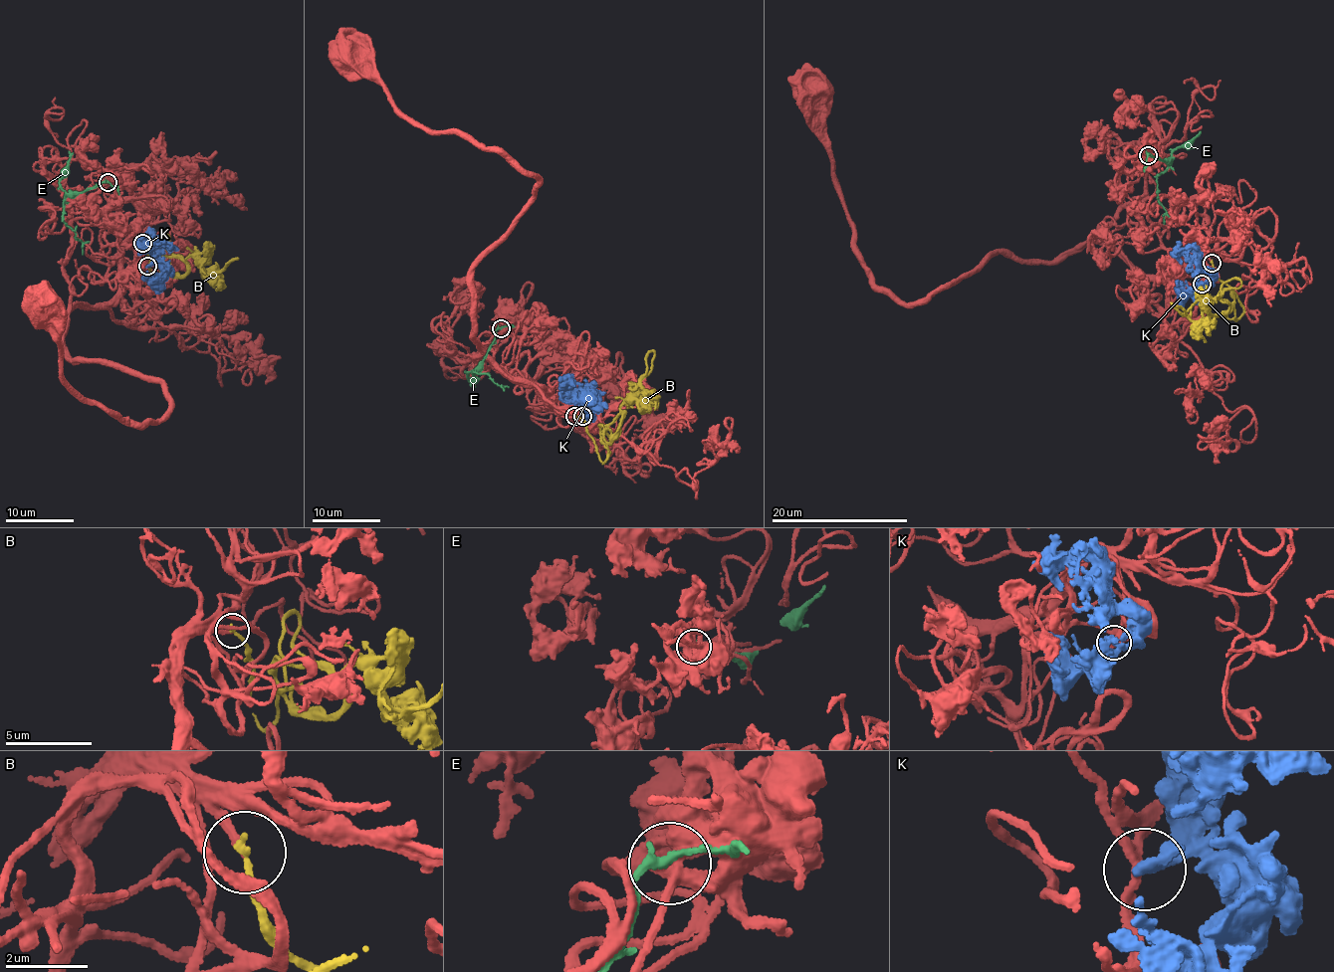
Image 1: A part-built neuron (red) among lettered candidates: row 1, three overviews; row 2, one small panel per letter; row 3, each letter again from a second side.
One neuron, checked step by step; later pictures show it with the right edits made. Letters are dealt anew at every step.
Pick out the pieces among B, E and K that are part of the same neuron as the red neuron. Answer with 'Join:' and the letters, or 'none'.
Join: B

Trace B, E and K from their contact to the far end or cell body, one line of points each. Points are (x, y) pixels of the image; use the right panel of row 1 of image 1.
B: (1212, 263), (1243, 308), (1239, 318), (1232, 309), (1210, 313), (1210, 297), (1200, 319), (1194, 321), (1173, 305)
E: (1148, 156), (1163, 159), (1171, 164), (1156, 181), (1157, 201), (1166, 212), (1164, 224)
K: (1203, 284), (1211, 283), (1211, 273), (1200, 260), (1190, 251), (1170, 254)

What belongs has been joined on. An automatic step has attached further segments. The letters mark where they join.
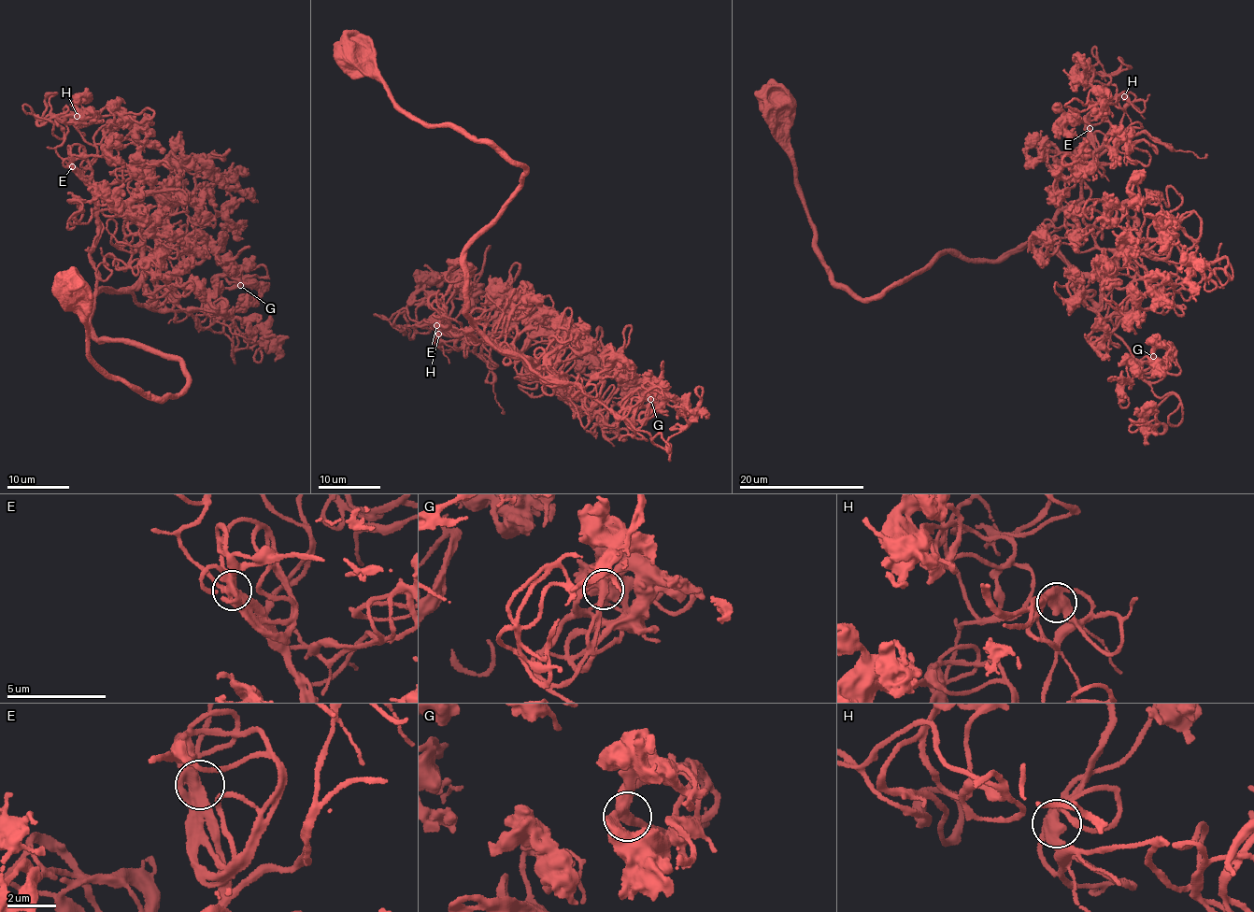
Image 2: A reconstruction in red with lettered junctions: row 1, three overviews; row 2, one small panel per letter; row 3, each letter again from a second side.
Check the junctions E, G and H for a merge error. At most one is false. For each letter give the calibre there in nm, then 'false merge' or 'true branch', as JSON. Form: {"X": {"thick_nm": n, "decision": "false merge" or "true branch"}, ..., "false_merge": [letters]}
{"E": {"thick_nm": 360, "decision": "true branch"}, "G": {"thick_nm": 360, "decision": "true branch"}, "H": {"thick_nm": 440, "decision": "true branch"}, "false_merge": []}

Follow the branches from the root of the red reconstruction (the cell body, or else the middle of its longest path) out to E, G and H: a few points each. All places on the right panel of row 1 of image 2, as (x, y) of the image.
E: (775, 101), (819, 259), (867, 300), (945, 251), (1003, 261), (1081, 196), (1095, 157), (1090, 128)
G: (775, 101), (819, 259), (854, 294), (945, 251), (995, 262), (1035, 243), (1139, 376), (1180, 370), (1153, 356)
H: (775, 101), (819, 259), (867, 300), (945, 251), (1003, 261), (1047, 226), (1116, 147), (1124, 95)

